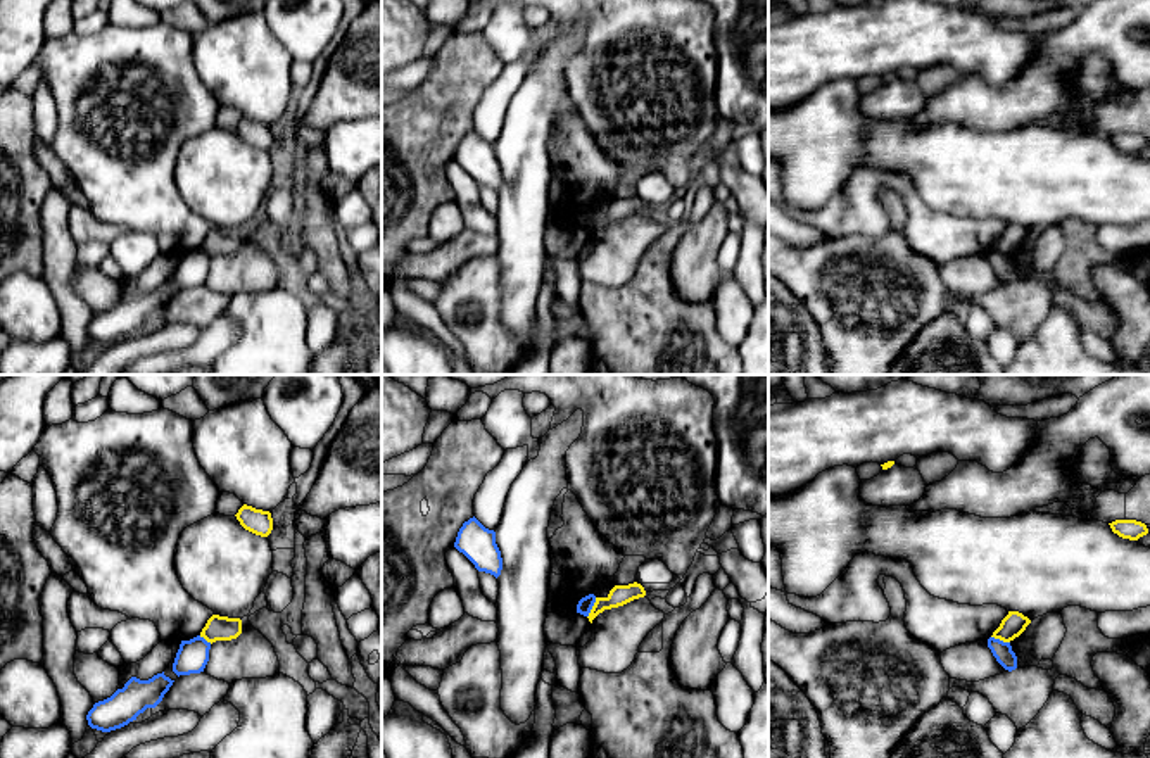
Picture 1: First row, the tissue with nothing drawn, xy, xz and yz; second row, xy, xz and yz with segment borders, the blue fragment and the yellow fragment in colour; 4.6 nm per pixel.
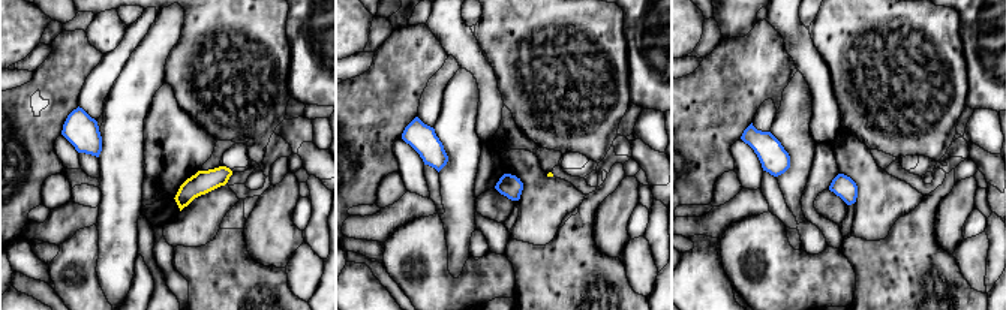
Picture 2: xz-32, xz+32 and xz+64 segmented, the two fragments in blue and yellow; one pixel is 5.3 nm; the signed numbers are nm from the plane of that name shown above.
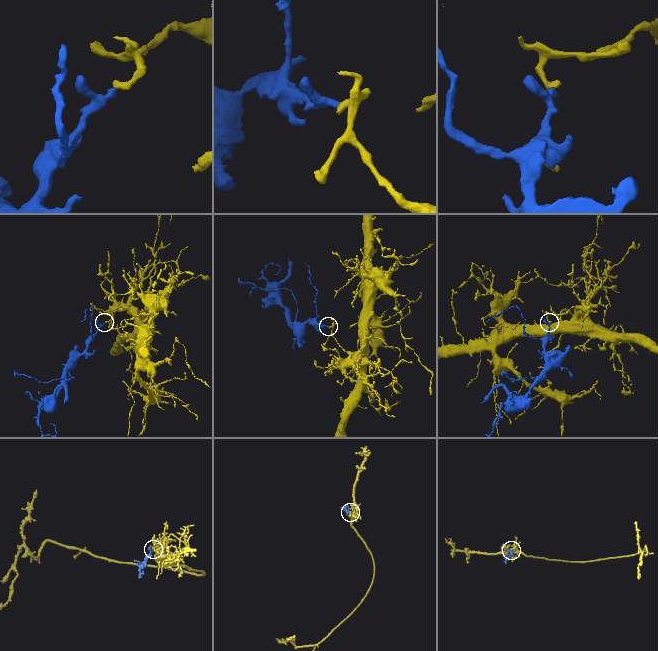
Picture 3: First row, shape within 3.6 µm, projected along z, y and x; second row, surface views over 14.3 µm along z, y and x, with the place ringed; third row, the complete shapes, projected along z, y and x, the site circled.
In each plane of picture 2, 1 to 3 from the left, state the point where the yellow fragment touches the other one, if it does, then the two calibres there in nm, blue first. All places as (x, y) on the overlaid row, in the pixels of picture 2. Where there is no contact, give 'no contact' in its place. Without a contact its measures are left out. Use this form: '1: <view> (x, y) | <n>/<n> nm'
1: no contact
2: no contact
3: no contact

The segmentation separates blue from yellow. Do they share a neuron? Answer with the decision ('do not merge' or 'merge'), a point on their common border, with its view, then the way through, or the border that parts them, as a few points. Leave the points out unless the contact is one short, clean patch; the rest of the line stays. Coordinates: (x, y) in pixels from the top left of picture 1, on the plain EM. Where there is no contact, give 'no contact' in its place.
do not merge; meets blue in xz at (591, 221); border along xz (596, 211), (587, 230)

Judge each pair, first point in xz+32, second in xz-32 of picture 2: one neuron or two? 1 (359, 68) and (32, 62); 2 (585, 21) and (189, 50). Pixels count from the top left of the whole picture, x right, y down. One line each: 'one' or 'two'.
1: one
2: one

